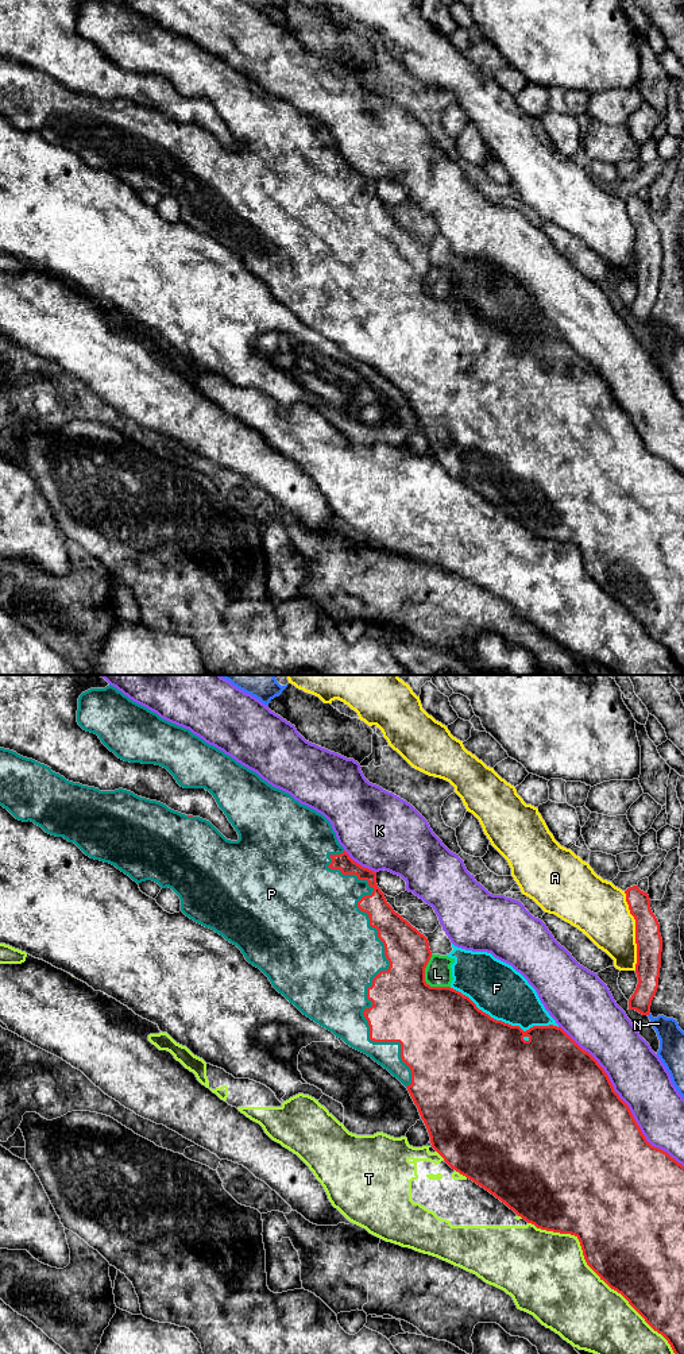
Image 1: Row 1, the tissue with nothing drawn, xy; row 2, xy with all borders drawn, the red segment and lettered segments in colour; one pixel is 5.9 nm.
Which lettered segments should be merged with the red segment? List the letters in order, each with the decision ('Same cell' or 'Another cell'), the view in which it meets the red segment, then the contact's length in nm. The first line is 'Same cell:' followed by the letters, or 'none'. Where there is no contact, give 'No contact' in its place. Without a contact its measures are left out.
Same cell: P
A: Another cell. Touches red in xy. Shared border 480 nm
F: Another cell. Touches red in xy. Shared border 700 nm
K: Another cell. Touches red in xy. Shared border 1100 nm
L: Another cell. Touches red in xy. Shared border 240 nm
N: Another cell. Touches red in xy. Shared border 30 nm
P: Same cell. Touches red in xy. Shared border 1450 nm
T: Another cell. Touches red in xy. Shared border 1200 nm

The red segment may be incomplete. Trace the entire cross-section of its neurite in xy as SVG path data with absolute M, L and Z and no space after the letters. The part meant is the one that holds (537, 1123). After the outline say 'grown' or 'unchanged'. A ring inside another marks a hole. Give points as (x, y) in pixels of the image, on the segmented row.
M111 684L105 688L90 688L80 695L77 722L84 730L97 734L101 742L119 759L130 763L161 765L174 776L181 787L209 791L237 832L239 840L227 840L206 819L181 814L161 802L140 798L131 791L123 788L100 791L94 787L69 782L59 774L53 772L50 767L4 748L0 748L0 806L19 821L31 821L46 833L74 842L90 859L115 865L138 884L152 880L162 888L171 888L179 896L181 911L186 917L215 930L236 945L246 960L259 968L273 987L304 1015L332 1031L351 1048L367 1054L397 1077L407 1088L417 1106L428 1129L432 1147L452 1169L488 1191L537 1228L575 1235L580 1242L587 1265L600 1280L621 1293L645 1322L668 1341L675 1354L684 1354L684 1166L666 1152L652 1146L646 1141L629 1106L614 1091L607 1073L598 1061L561 1027L553 1025L533 1026L523 1031L519 1026L511 1026L491 1018L479 1010L468 996L451 987L430 987L425 981L425 968L432 957L428 938L394 911L376 884L376 872L362 867L349 857L339 844L331 822L322 814L301 805L290 794L273 787L256 772L209 745L189 729L161 718L156 713L134 702Z; grown

